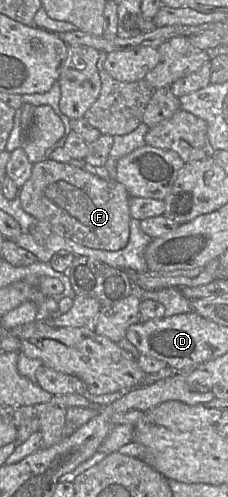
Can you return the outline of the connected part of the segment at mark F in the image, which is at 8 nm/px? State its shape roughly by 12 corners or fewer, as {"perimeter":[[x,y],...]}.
{"perimeter":[[45,159],[22,209],[91,249],[123,249],[127,189]]}

